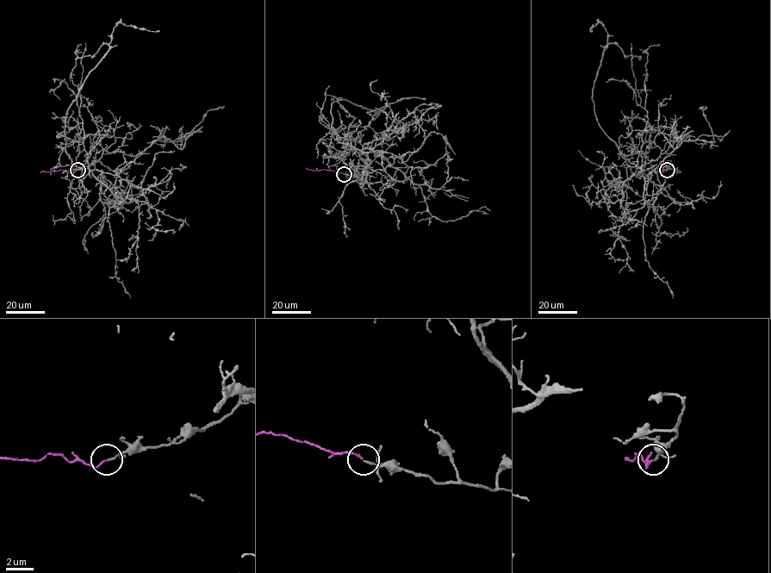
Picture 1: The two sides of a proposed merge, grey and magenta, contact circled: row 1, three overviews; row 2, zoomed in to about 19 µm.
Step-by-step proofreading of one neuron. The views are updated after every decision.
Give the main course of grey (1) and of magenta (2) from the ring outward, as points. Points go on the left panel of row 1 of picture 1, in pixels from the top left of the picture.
1: (77, 171), (96, 161), (122, 171), (105, 186), (71, 164), (65, 132), (113, 28), (159, 31)
2: (77, 171), (40, 172)

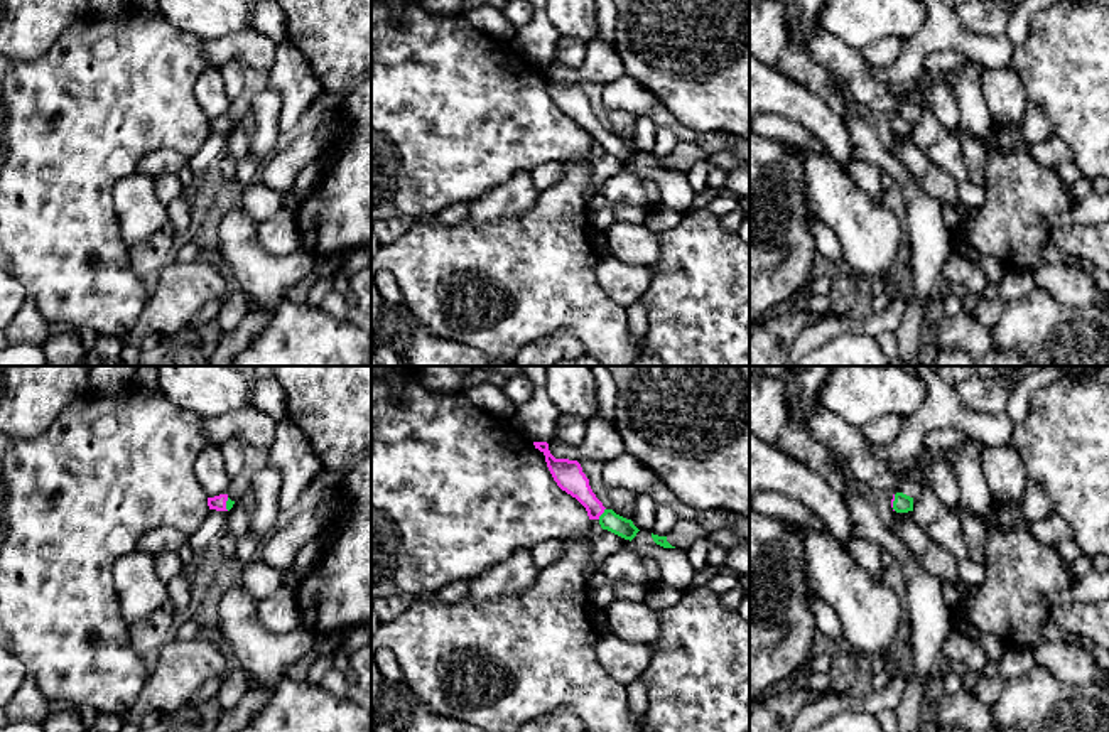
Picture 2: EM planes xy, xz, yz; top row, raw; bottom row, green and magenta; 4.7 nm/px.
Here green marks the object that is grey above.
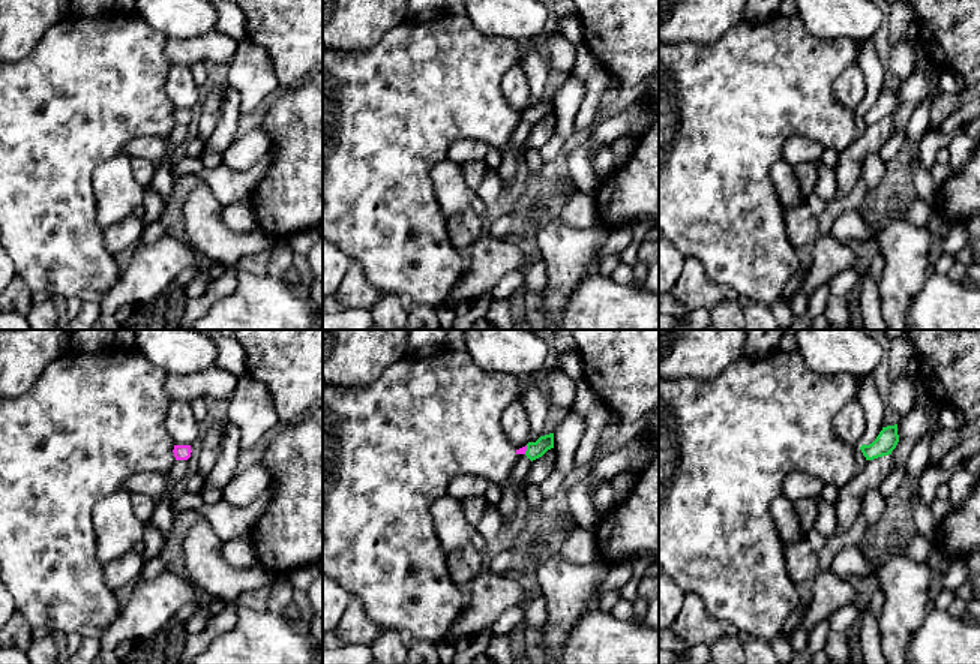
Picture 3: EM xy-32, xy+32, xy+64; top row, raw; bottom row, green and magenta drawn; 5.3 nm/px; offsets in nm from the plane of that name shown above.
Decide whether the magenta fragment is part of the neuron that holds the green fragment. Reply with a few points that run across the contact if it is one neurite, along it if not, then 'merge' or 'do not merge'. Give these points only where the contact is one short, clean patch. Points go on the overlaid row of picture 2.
xz (611, 522), (603, 513), (568, 474) | merge

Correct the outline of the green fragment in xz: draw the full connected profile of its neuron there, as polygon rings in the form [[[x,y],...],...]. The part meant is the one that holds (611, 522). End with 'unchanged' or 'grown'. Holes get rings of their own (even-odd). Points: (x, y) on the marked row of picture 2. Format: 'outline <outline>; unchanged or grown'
outline [[[533,442],[533,445],[545,455],[547,467],[557,486],[586,508],[589,519],[598,519],[603,530],[625,540],[631,541],[636,536],[640,530],[631,519],[616,514],[613,509],[606,509],[596,498],[577,460],[555,459],[547,442]]]; grown

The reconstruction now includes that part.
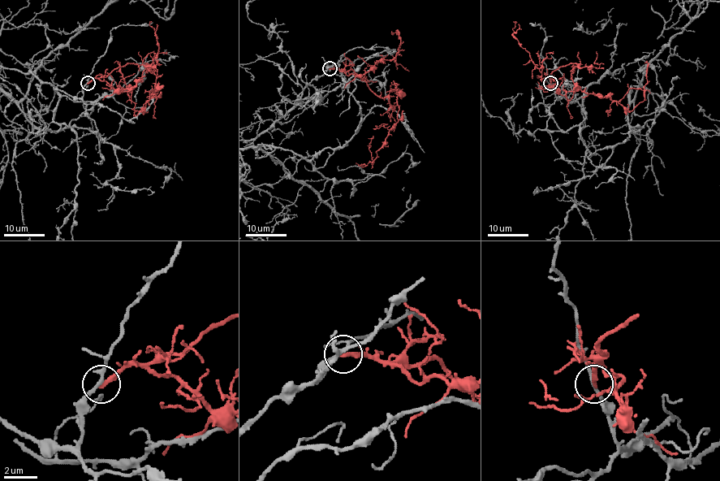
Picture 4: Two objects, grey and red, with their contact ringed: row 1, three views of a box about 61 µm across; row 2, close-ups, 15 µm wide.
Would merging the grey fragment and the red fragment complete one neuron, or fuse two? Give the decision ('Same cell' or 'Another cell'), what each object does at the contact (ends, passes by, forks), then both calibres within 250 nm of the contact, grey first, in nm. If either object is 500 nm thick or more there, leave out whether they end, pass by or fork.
Another cell. At the ring grey passes by. At the ring red ends. Thickness 200 nm (grey) against 280 nm

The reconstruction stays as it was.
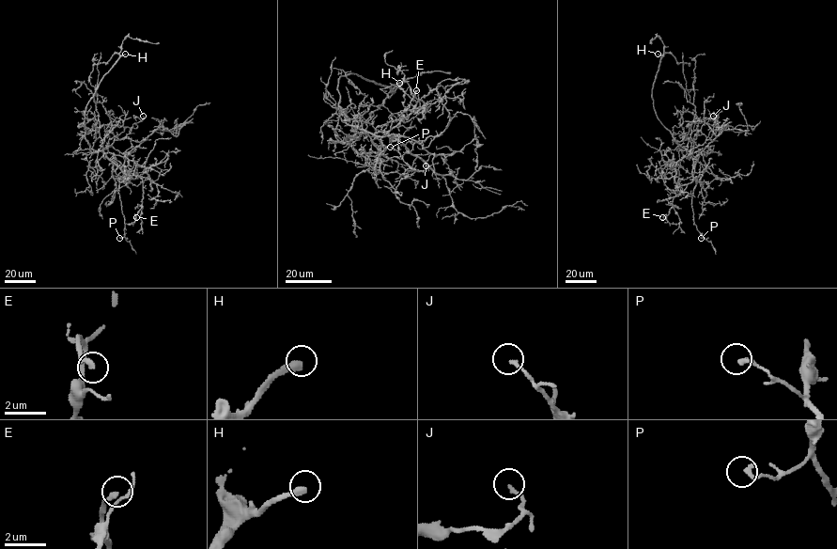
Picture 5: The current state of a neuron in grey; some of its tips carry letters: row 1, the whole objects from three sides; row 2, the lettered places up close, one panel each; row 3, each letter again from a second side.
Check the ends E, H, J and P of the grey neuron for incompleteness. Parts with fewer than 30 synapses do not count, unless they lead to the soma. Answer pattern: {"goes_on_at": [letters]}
{"goes_on_at": ["H"]}

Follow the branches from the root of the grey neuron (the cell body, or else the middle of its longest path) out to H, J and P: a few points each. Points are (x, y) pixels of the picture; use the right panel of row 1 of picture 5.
H: (686, 149), (661, 123), (654, 107), (652, 89), (661, 56), (658, 54)
J: (686, 149), (689, 151), (701, 146), (716, 133), (717, 119), (713, 116)
P: (686, 149), (693, 161), (692, 176), (696, 184), (691, 206), (694, 224), (703, 236), (701, 238)

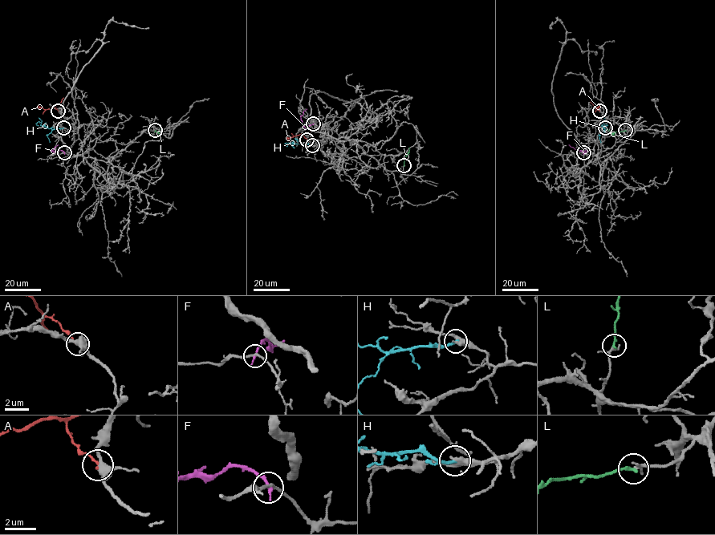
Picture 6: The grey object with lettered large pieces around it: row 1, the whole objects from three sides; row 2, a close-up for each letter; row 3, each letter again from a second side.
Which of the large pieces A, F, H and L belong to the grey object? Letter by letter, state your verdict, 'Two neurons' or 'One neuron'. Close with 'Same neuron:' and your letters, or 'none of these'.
A: Two neurons
F: Two neurons
H: Two neurons
L: One neuron
Same neuron: L

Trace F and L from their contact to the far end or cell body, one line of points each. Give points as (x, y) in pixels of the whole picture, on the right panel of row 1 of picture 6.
F: (583, 152), (585, 150), (576, 151), (569, 144)
L: (625, 130), (611, 133), (607, 129)

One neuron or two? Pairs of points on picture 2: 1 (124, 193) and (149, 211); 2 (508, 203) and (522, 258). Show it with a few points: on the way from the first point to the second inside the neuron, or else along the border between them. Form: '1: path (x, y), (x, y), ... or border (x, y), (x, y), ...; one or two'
1: path (130, 198), (142, 209); one
2: border (539, 193), (537, 199), (517, 216), (473, 223); two

